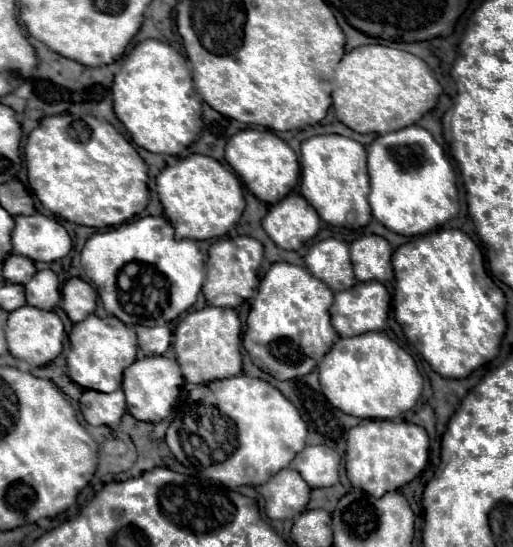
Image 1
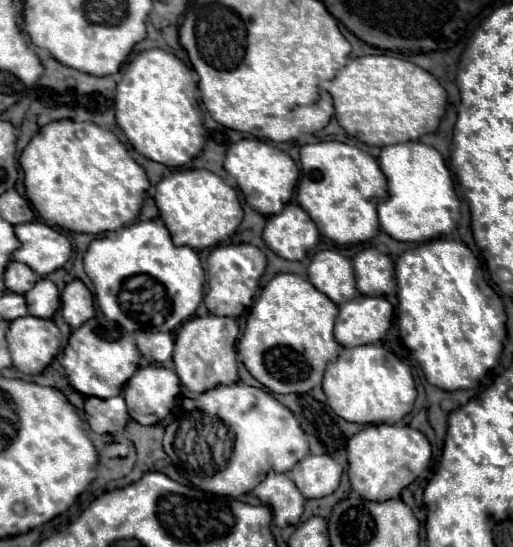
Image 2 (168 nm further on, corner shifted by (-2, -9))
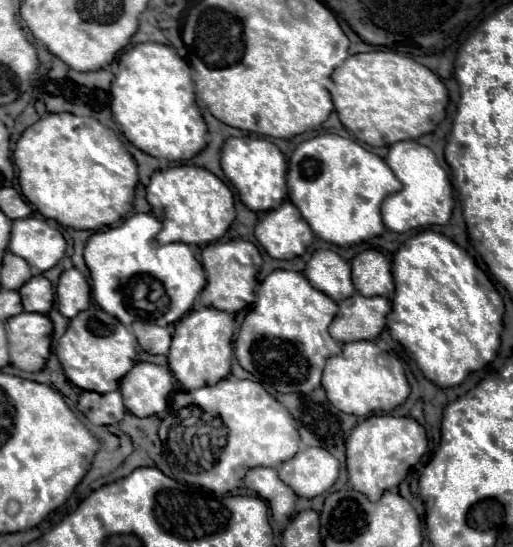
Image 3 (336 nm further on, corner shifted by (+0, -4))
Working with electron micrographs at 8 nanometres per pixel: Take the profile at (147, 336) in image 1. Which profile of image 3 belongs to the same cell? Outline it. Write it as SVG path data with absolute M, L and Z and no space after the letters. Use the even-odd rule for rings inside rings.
M135 322L133 332L139 340L139 346L149 352L149 354L167 354L169 344L171 344L171 334L169 330L157 326L157 324L145 324L145 322Z

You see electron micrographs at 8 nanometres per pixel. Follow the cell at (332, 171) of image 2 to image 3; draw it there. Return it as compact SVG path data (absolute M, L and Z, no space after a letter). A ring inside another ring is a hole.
M321 134L301 142L295 148L293 156L289 158L287 186L289 186L291 202L297 204L297 208L301 210L313 232L325 242L331 242L335 246L349 246L379 236L383 232L383 222L379 212L381 202L385 196L401 190L401 182L393 176L391 168L385 164L383 158L375 156L373 152L367 152L355 140L337 134Z

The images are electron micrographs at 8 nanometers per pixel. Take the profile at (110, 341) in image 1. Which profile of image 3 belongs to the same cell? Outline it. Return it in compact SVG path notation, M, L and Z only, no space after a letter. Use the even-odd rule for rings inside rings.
M97 304L79 312L71 322L63 338L59 340L57 358L67 378L81 390L93 390L99 394L119 388L119 380L137 362L137 338L115 316L103 312Z

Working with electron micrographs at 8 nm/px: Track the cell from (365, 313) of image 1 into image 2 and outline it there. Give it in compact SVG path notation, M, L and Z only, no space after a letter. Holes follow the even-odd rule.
M357 295L339 305L333 335L343 347L377 343L391 327L391 319L393 305L385 297Z

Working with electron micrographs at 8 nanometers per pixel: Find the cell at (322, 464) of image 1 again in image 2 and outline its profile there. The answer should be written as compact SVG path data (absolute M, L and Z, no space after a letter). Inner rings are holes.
M307 455L295 469L291 469L291 481L307 499L331 495L341 481L341 465L329 455Z

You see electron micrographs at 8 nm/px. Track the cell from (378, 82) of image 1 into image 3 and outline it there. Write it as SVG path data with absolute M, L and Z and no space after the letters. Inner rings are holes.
M365 52L349 56L331 74L331 96L343 126L369 146L389 146L397 140L417 140L433 132L445 118L447 88L423 64L397 52Z

